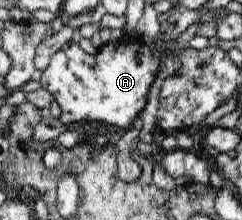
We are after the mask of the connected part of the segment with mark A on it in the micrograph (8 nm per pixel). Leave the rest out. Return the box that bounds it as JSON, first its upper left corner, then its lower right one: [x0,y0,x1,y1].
[41,29,176,128]

